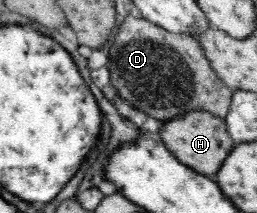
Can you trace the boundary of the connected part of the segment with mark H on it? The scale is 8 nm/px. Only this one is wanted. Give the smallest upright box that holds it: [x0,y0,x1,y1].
[159,109,235,177]

